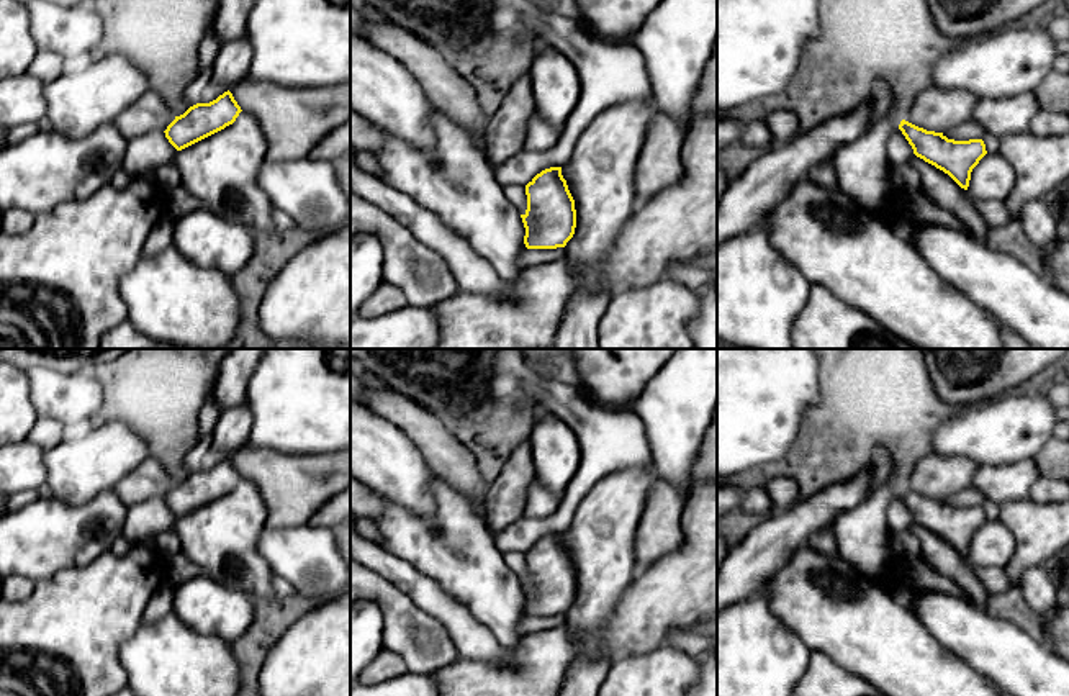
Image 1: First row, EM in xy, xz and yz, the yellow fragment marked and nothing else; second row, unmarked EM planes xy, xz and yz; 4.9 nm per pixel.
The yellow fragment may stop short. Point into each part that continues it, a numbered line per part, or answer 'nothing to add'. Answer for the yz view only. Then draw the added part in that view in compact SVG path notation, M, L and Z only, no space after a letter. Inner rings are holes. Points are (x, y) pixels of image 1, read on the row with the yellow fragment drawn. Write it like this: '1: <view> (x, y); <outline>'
1: yz (937, 185); M917 156L910 159L910 164L920 174L920 192L936 206L949 211L976 241L986 242L990 226L972 205L968 190L961 188L948 174Z

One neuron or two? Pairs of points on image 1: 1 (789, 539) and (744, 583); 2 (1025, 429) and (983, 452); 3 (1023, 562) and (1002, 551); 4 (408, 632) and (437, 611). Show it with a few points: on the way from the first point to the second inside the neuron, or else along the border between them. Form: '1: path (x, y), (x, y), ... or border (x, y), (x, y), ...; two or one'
1: path (778, 549), (755, 572); one
2: path (1015, 429), (1005, 429), (992, 442); one
3: border (999, 521), (1014, 537), (1014, 557), (1005, 567); two
4: border (400, 592), (437, 619), (454, 646); two

